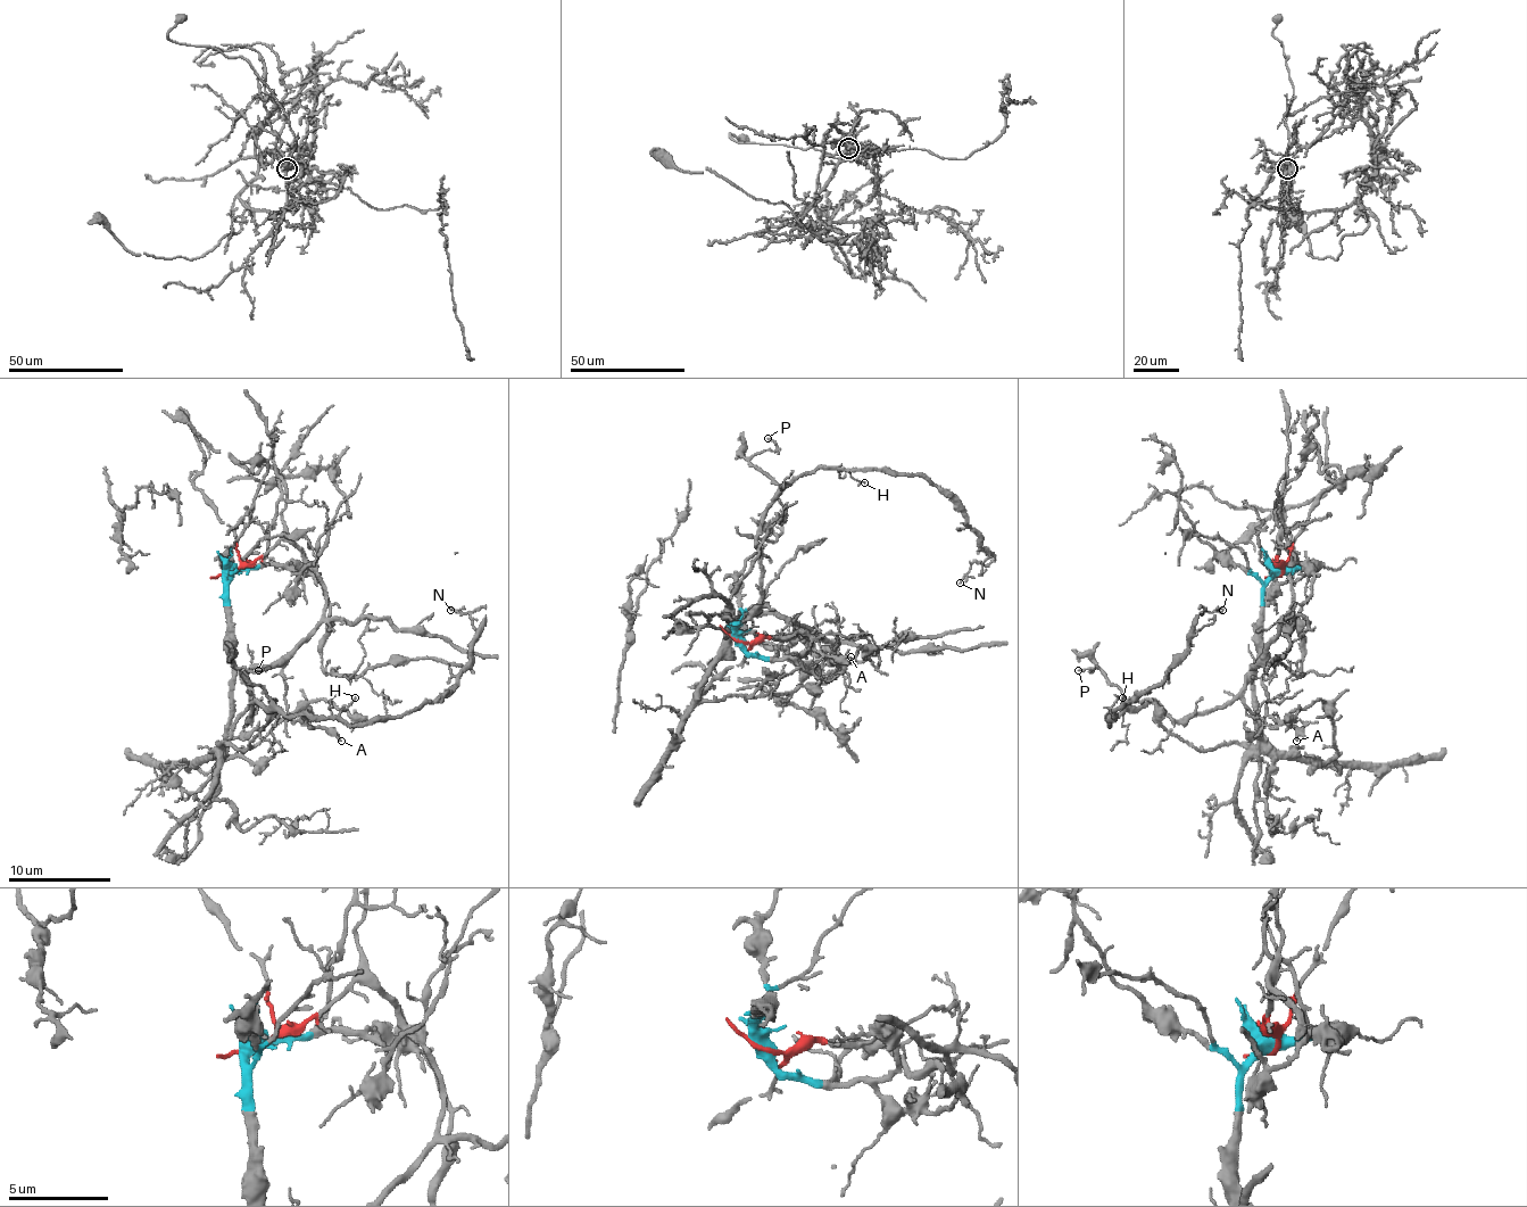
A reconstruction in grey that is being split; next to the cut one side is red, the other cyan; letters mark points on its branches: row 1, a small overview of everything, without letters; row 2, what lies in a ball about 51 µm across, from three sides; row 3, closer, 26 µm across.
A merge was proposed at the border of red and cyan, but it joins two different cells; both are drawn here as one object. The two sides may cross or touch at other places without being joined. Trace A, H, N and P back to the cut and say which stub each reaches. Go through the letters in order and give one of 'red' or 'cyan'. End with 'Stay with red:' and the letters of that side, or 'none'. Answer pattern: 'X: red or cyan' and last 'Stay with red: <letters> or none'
A: red
H: red
N: red
P: red
Stay with red: A, H, N, P

